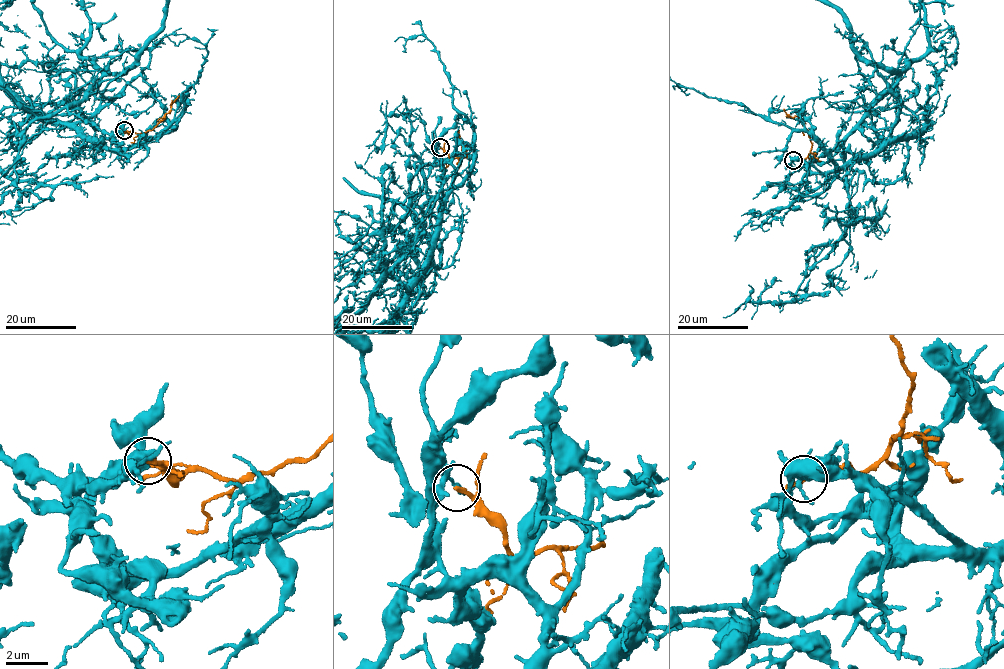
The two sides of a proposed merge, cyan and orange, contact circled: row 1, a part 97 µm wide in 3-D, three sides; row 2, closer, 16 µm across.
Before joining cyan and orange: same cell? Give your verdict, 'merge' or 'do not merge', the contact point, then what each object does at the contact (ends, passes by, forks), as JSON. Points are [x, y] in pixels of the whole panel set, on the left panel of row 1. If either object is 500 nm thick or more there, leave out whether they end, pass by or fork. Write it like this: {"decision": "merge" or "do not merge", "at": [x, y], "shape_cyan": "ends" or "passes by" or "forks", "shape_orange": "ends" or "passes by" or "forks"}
{"decision": "do not merge", "at": [124, 130], "shape_cyan": "passes by", "shape_orange": "ends"}

